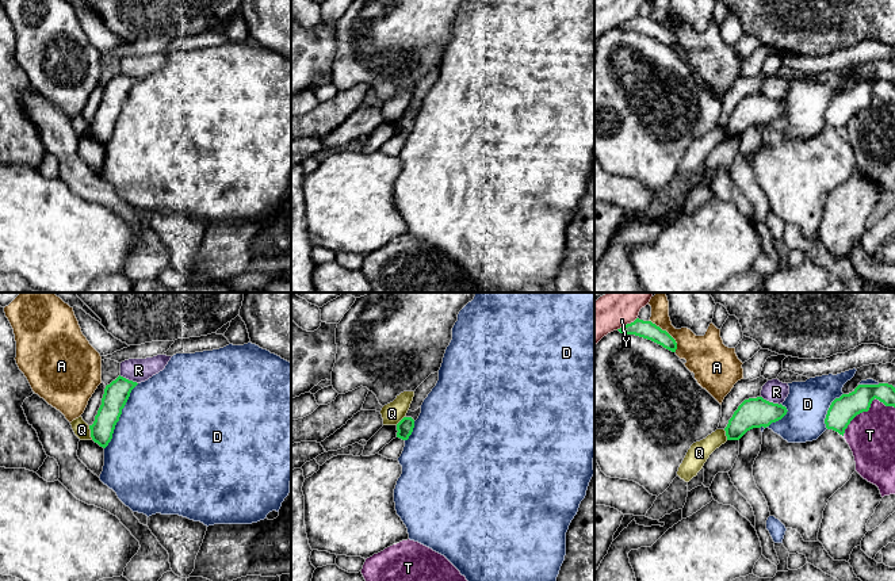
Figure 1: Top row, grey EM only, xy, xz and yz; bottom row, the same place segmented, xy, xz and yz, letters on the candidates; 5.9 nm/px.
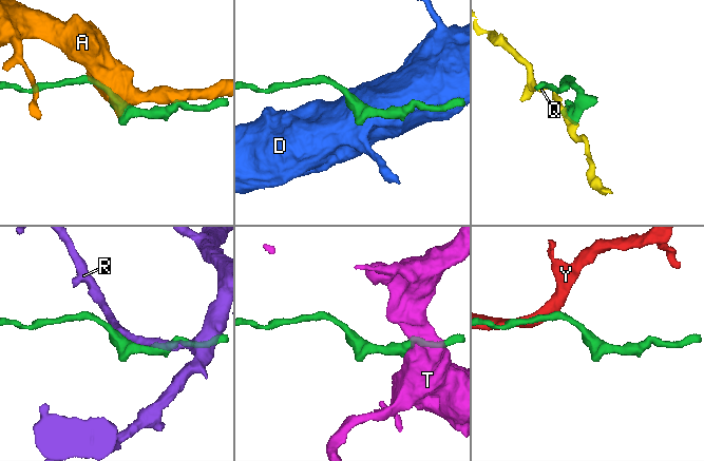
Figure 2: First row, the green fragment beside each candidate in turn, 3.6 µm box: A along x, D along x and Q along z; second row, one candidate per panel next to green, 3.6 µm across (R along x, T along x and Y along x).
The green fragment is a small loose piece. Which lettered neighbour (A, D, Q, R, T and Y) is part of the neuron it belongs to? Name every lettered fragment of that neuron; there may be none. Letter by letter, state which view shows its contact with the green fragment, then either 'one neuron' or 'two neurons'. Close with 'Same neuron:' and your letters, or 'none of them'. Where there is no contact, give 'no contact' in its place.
A: yz | two neurons
D: xy | two neurons
Q: xy | one neuron
R: yz | two neurons
T: yz | two neurons
Y: yz | two neurons
Same neuron: Q

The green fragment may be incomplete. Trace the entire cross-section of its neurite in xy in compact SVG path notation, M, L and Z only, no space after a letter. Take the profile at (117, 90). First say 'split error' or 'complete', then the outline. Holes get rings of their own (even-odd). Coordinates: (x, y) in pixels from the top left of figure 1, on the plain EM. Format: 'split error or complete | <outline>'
split error | M121 72L107 81L93 121L88 122L83 114L70 119L74 131L80 137L93 137L100 144L106 145L112 135L122 106L137 81L137 79L129 77Z

